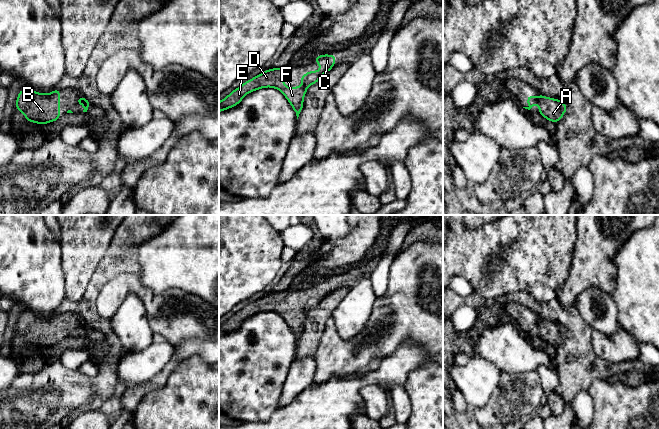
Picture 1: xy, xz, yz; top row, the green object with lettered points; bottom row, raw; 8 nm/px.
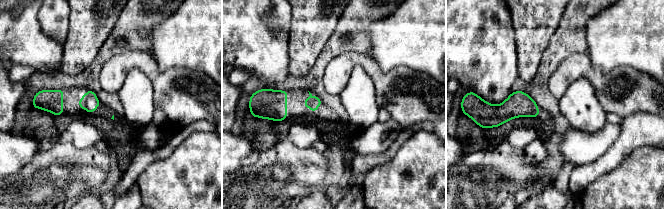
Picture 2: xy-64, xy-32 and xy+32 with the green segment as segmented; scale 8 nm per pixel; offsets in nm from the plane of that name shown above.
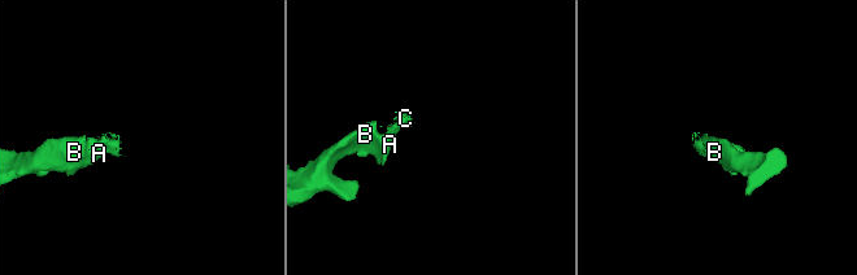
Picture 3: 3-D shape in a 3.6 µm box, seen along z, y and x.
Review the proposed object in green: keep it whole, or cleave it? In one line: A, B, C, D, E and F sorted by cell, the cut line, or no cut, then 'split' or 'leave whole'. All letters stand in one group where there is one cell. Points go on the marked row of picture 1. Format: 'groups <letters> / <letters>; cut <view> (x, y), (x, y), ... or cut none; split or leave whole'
groups A B C D E F; cut none; leave whole

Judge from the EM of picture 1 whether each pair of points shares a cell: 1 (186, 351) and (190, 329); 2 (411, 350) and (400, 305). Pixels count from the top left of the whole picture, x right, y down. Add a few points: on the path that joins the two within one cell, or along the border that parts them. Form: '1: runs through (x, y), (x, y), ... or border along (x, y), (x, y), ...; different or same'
1: border along (208, 339), (184, 339), (173, 346); different
2: border along (388, 354), (402, 343), (418, 343), (430, 354); different

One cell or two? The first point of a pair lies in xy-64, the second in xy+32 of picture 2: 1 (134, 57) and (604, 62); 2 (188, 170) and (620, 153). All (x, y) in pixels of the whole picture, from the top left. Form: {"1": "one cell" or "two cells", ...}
{"1": "two cells", "2": "two cells"}

